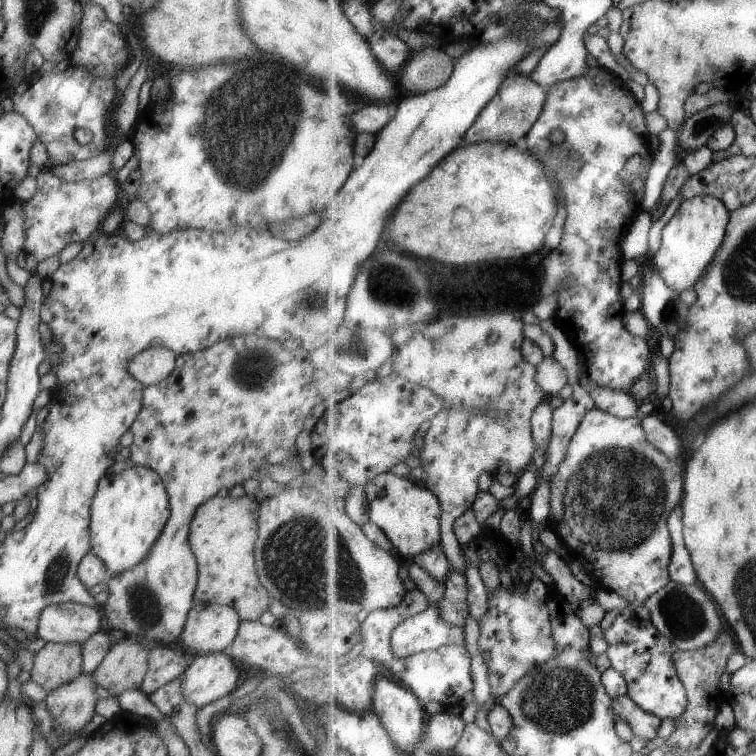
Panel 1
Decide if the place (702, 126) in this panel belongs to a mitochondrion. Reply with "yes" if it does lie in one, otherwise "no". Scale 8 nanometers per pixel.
yes

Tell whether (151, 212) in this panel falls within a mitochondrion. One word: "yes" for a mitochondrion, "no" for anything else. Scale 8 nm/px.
no

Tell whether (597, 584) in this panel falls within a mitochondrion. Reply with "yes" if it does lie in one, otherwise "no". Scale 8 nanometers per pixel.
no

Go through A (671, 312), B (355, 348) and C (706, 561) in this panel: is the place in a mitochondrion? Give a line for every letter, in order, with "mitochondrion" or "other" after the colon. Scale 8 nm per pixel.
A: mitochondrion
B: mitochondrion
C: other

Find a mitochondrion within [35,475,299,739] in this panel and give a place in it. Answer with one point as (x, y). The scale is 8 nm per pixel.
(145, 609)

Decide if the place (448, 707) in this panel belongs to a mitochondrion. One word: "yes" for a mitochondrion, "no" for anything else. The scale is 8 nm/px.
no

